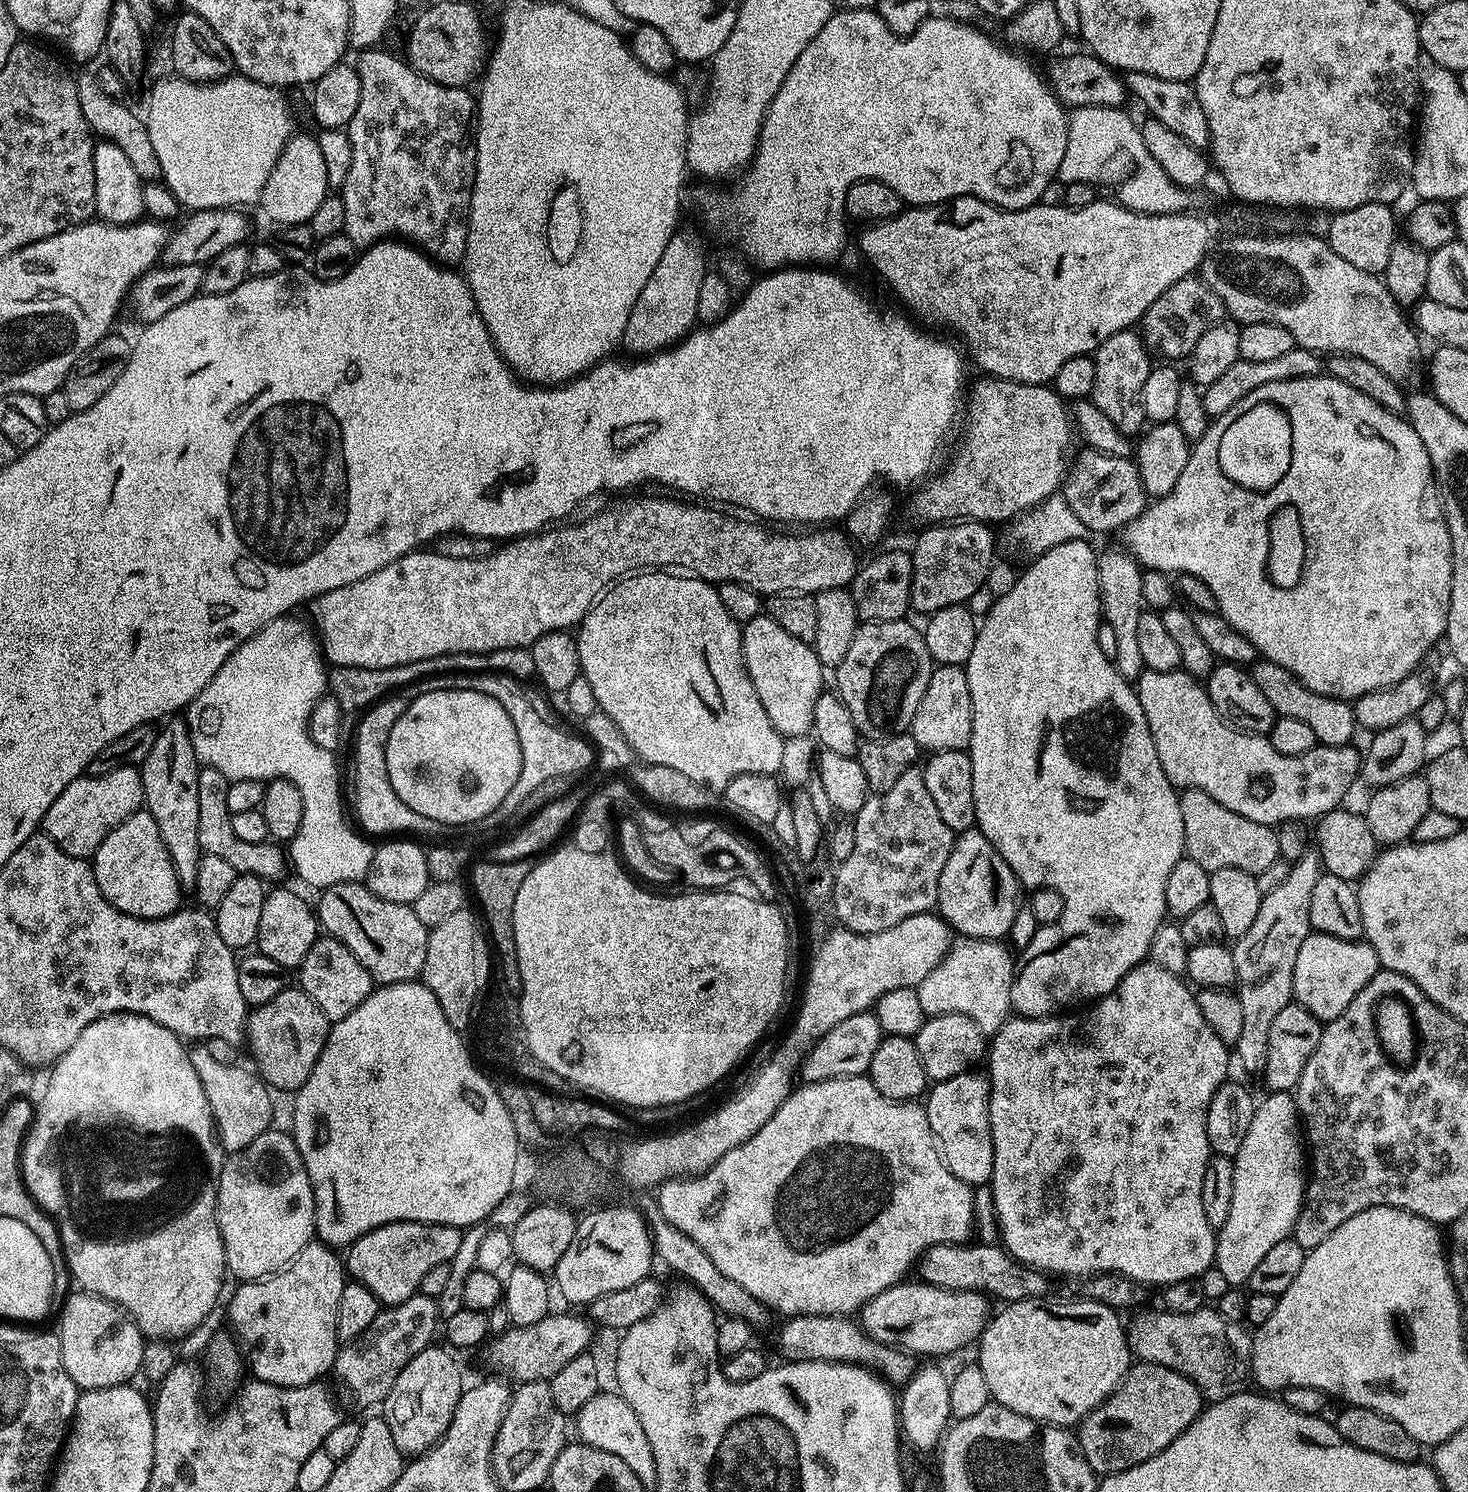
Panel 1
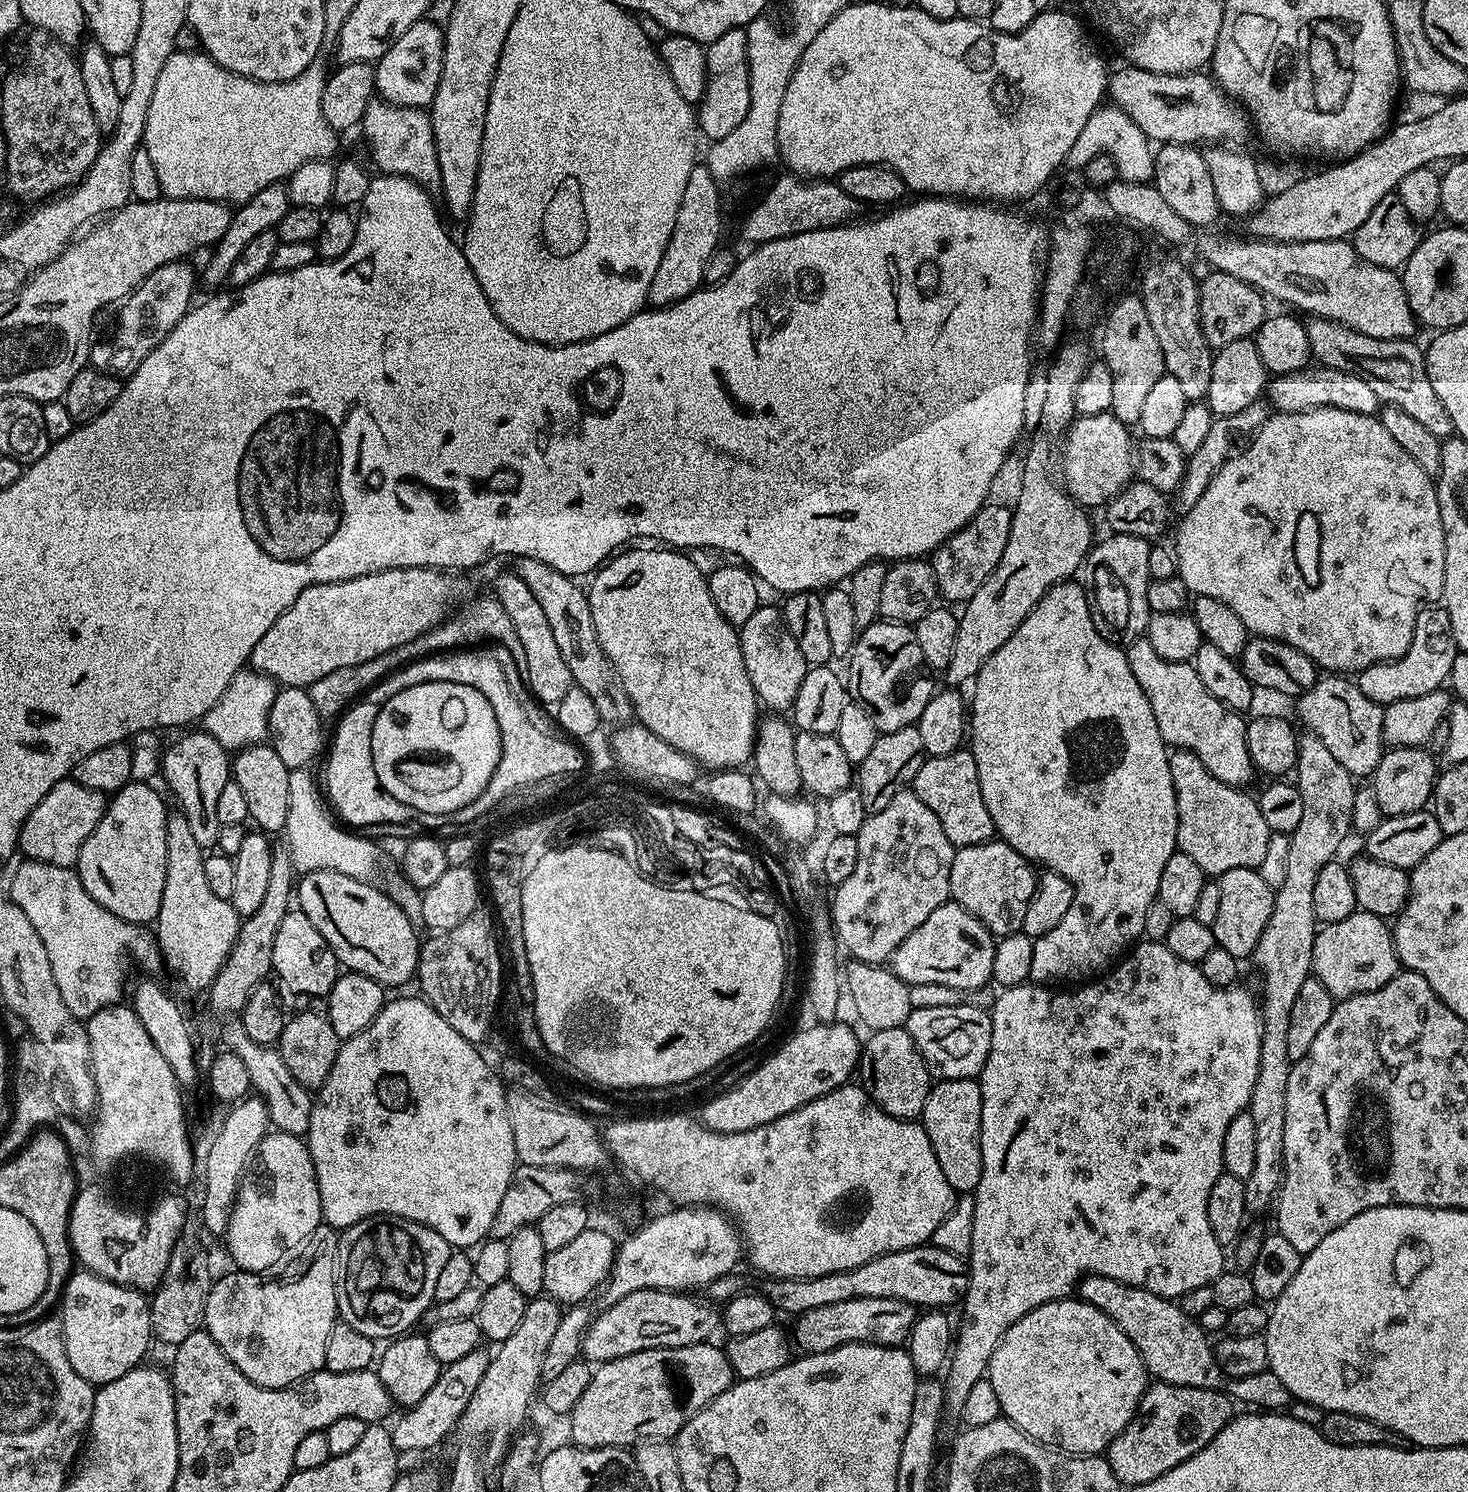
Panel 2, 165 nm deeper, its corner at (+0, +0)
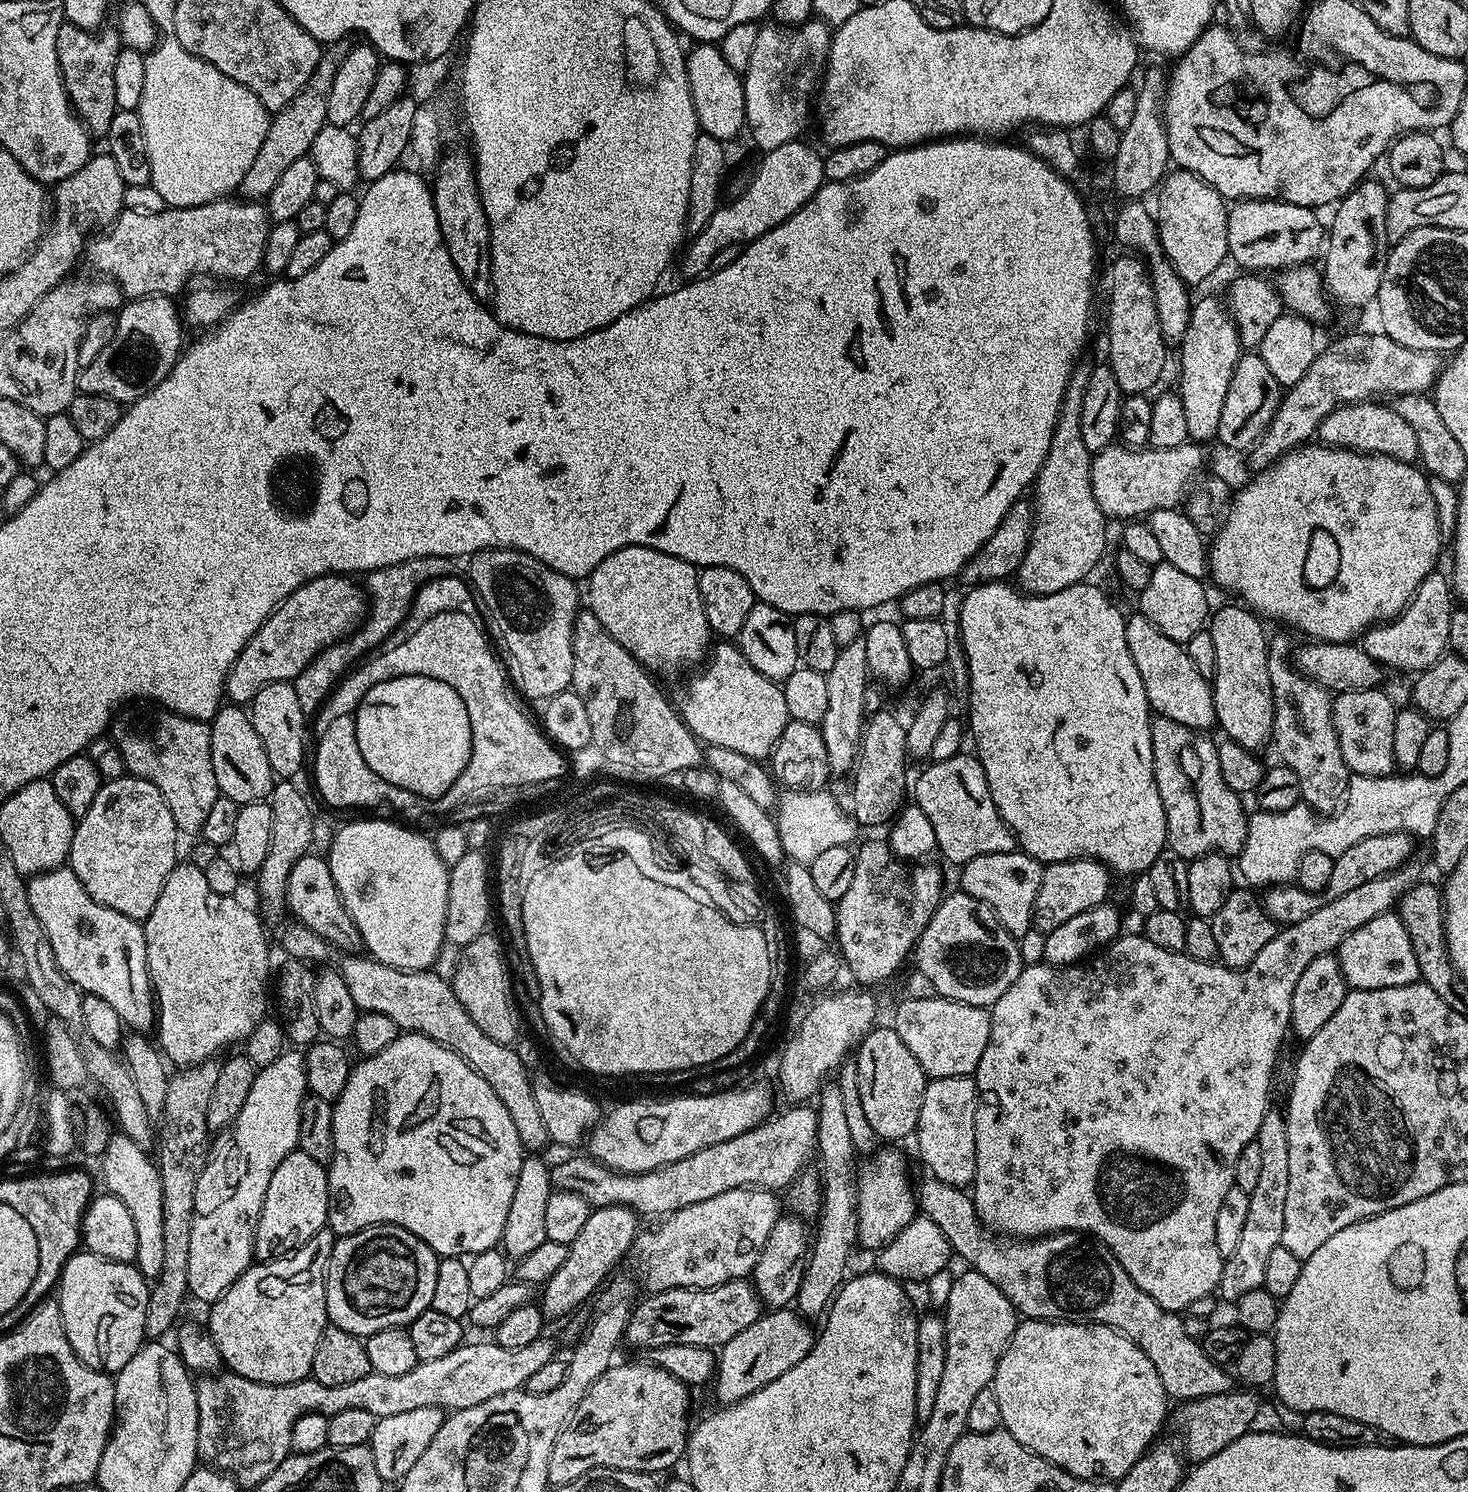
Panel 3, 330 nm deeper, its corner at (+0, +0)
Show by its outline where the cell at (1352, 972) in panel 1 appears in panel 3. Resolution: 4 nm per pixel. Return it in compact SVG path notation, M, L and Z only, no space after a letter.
M1395 911L1384 912L1378 918L1370 918L1366 926L1358 926L1341 942L1338 949L1340 969L1344 981L1352 990L1382 990L1415 984L1420 980L1418 958L1414 958L1414 946L1410 946L1410 934L1402 926Z

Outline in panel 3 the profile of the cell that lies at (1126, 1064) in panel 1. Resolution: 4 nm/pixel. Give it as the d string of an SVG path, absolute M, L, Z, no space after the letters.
M1408 866L1397 868L1396 871L1389 872L1386 876L1374 878L1374 882L1365 882L1364 885L1357 886L1356 889L1342 894L1342 898L1334 898L1333 900L1321 903L1320 908L1314 910L1314 914L1310 914L1307 918L1302 918L1302 922L1294 922L1293 924L1281 927L1277 931L1276 936L1270 942L1266 942L1266 946L1262 946L1262 950L1258 950L1258 958L1254 958L1254 962L1250 962L1246 968L1225 968L1219 962L1207 964L1201 960L1195 960L1187 956L1185 952L1161 950L1158 946L1154 946L1154 942L1150 942L1143 934L1136 934L1136 936L1121 934L1111 944L1107 945L1103 951L1093 955L1087 962L1066 964L1063 966L1057 966L1047 962L1039 962L1040 964L1032 964L1032 962L1025 963L1024 968L1018 974L1018 978L1014 978L1010 990L1006 990L1006 994L1002 994L1002 998L998 998L996 1003L991 1005L990 1015L992 1017L992 1025L990 1026L990 1038L986 1042L986 1050L982 1050L982 1058L978 1062L974 1073L976 1095L978 1097L976 1102L976 1125L974 1126L976 1176L972 1179L970 1185L970 1195L973 1202L976 1203L976 1214L980 1223L1009 1238L1051 1236L1053 1232L1078 1232L1087 1234L1099 1240L1100 1243L1111 1250L1114 1258L1118 1258L1122 1270L1126 1270L1126 1274L1130 1274L1130 1278L1134 1283L1143 1292L1150 1294L1150 1298L1154 1298L1154 1302L1158 1302L1158 1306L1162 1306L1166 1310L1177 1314L1183 1313L1190 1306L1190 1302L1194 1302L1203 1296L1213 1295L1220 1287L1220 1275L1224 1269L1224 1261L1226 1259L1218 1250L1218 1242L1214 1242L1216 1215L1218 1214L1218 1209L1222 1206L1222 1198L1226 1198L1226 1190L1234 1187L1234 1166L1238 1166L1238 1154L1242 1154L1242 1150L1247 1144L1255 1141L1258 1134L1258 1126L1262 1126L1262 1118L1270 1111L1268 1091L1272 1088L1272 1071L1276 1068L1276 1059L1280 1056L1280 1047L1284 1044L1284 1035L1289 1035L1290 1032L1290 1025L1292 1023L1290 1006L1294 998L1294 986L1298 986L1298 978L1302 978L1302 970L1306 970L1306 966L1310 966L1310 962L1314 962L1314 958L1335 953L1339 949L1341 942L1350 934L1354 934L1354 930L1358 930L1358 926L1366 926L1366 922L1370 922L1370 918L1378 918L1384 912L1393 911L1399 905L1400 897L1414 883L1414 877L1412 877L1410 869L1411 867Z

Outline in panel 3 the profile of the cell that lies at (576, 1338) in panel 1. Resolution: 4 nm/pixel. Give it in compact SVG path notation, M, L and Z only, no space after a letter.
M747 1279L731 1280L713 1288L667 1288L665 1292L653 1292L645 1295L645 1300L635 1305L632 1316L624 1331L627 1343L632 1343L636 1348L651 1350L670 1346L671 1344L693 1344L713 1350L719 1349L734 1334L742 1334L746 1326L750 1326L762 1315L762 1301L759 1292L752 1287Z

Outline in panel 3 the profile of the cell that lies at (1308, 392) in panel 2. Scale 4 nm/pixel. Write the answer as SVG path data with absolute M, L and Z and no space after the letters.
M1365 402L1363 404L1343 404L1334 409L1326 418L1322 418L1318 436L1323 443L1334 448L1351 448L1353 452L1370 452L1373 456L1389 456L1395 460L1415 461L1419 457L1418 437L1414 434L1414 426L1406 423L1406 418L1396 412L1395 407L1388 408L1384 402Z

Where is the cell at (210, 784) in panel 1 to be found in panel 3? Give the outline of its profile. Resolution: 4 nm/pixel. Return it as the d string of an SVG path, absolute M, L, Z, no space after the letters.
M144 706L141 712L131 716L128 710L121 711L110 725L110 740L122 754L125 769L131 775L148 780L162 794L166 806L170 806L170 814L176 823L177 833L199 833L203 829L210 809L221 796L220 787L214 778L214 766L210 758L210 727L203 720L191 720L170 712L159 706Z

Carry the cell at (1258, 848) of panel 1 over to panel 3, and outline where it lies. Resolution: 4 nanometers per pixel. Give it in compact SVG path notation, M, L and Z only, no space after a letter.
M1156 716L1152 722L1152 749L1154 750L1154 774L1158 782L1158 794L1166 814L1167 847L1174 850L1183 860L1194 861L1199 856L1208 856L1212 852L1221 853L1229 858L1235 857L1246 842L1249 813L1244 812L1241 793L1230 790L1222 778L1218 766L1217 745L1207 740L1190 726L1174 722L1165 716Z

